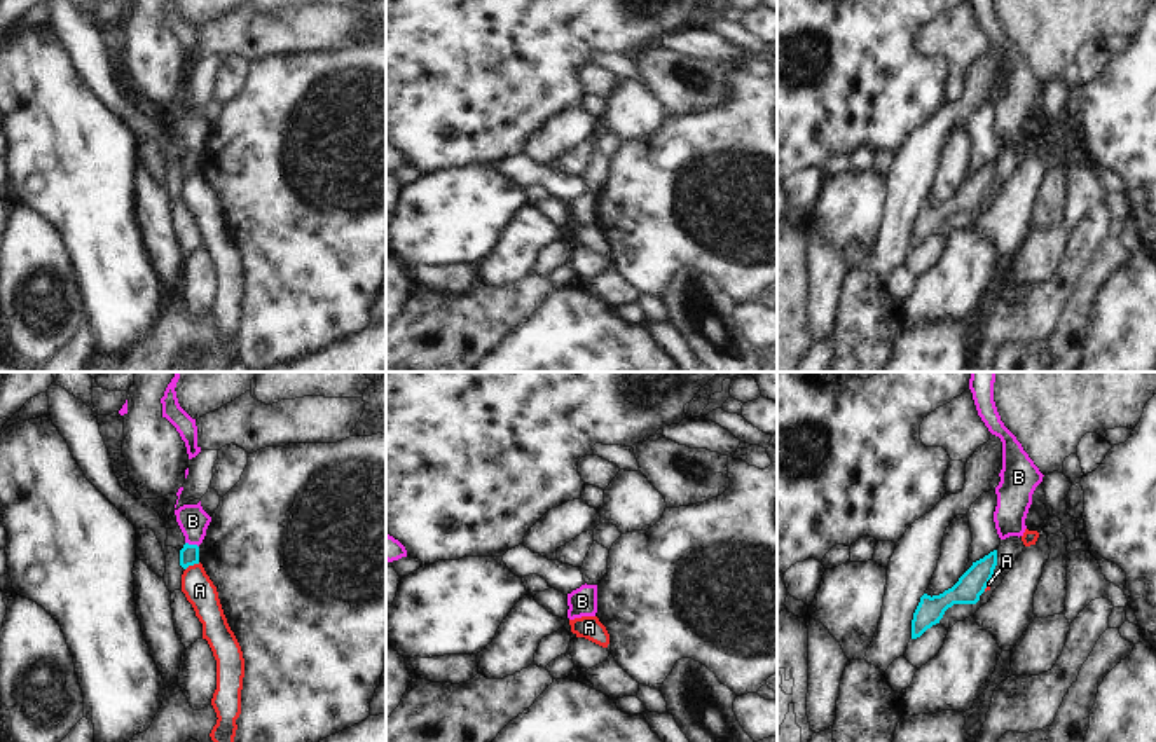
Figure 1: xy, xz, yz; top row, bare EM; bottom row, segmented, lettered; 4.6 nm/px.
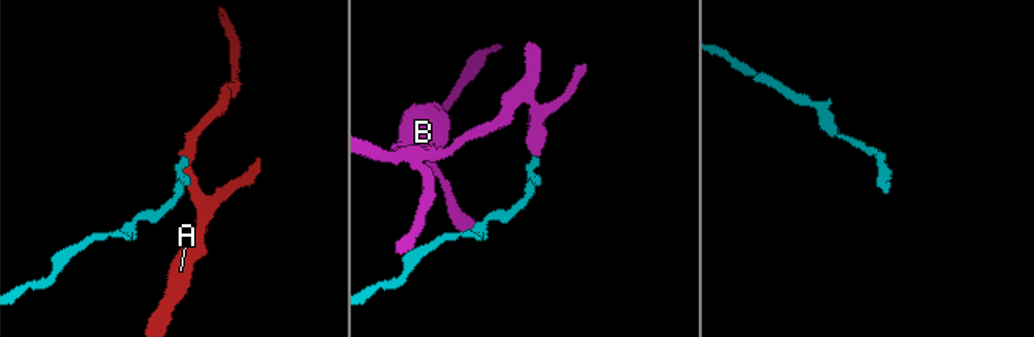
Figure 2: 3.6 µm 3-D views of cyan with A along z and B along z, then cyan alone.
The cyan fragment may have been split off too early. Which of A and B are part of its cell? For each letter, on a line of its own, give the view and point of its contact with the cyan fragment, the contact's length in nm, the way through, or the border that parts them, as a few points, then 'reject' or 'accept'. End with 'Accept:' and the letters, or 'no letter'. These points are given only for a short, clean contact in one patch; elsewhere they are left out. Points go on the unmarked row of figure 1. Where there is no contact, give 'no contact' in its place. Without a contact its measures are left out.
A: contact xy (192, 173); length 80 nm; border xy (199, 171), (185, 178); reject
B: contact xy (192, 154); length 70 nm; border xy (185, 151), (198, 156); reject
Accept: no letter

